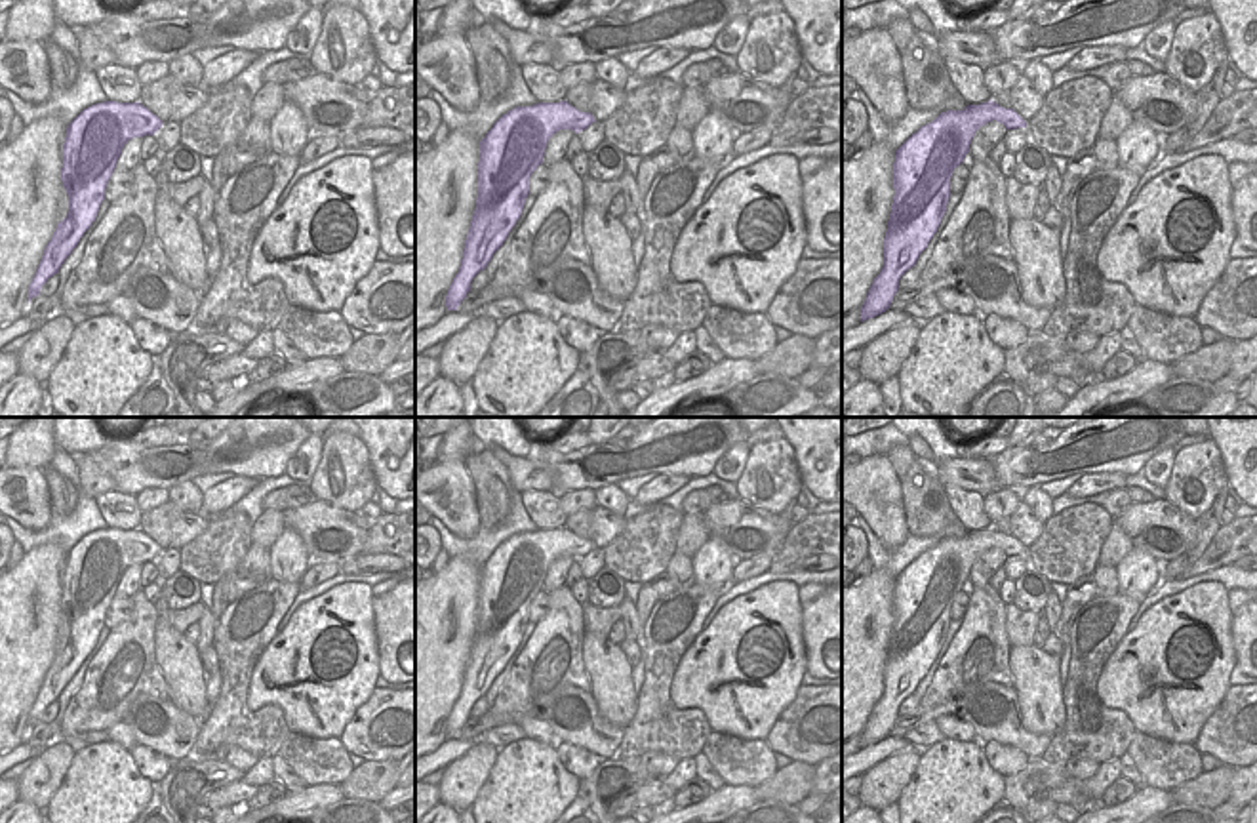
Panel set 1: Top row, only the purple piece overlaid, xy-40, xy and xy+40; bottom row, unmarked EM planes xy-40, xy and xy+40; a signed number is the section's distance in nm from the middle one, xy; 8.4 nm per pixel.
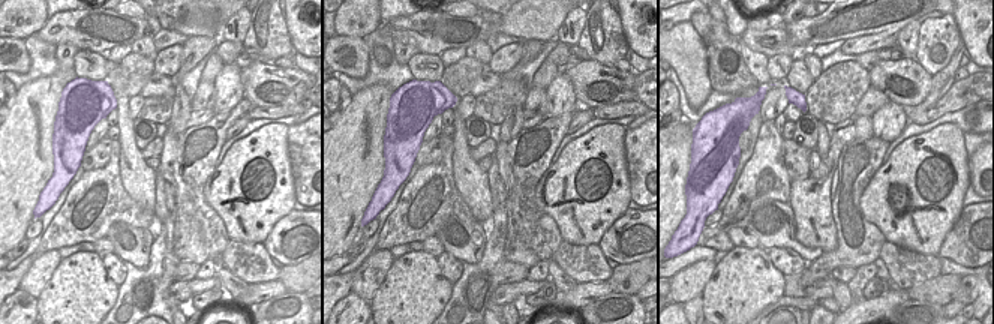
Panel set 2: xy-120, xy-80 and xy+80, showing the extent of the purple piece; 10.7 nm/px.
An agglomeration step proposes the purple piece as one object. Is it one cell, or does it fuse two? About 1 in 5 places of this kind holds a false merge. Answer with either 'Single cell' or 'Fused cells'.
Single cell.

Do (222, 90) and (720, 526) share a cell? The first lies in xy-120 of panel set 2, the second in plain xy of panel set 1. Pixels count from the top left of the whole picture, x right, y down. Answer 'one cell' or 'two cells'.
two cells

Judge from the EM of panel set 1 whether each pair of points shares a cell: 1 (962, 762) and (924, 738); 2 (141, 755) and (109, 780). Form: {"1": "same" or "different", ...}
{"1": "different", "2": "different"}

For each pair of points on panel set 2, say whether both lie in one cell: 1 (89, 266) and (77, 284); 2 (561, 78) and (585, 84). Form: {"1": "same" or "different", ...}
{"1": "same", "2": "different"}

